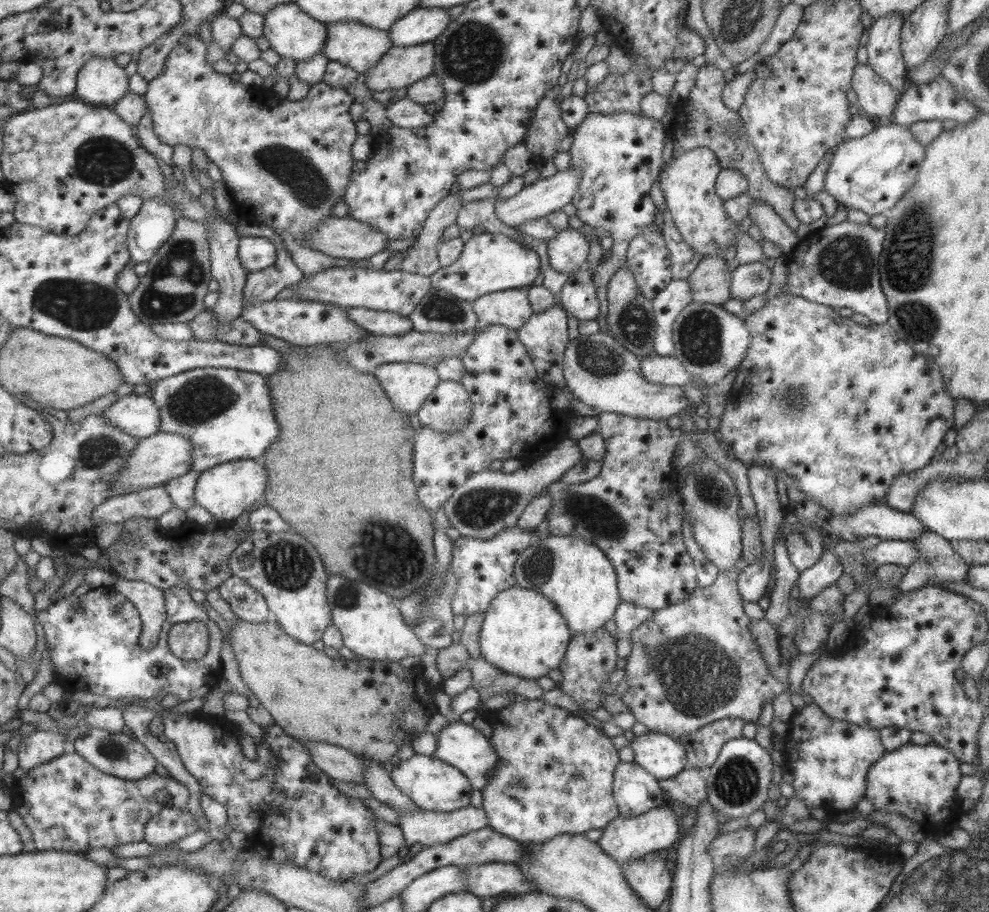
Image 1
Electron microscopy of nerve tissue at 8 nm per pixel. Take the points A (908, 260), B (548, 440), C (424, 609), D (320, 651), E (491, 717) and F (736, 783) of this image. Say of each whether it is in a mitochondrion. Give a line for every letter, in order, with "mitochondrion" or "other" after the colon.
A: mitochondrion
B: other
C: mitochondrion
D: other
E: other
F: mitochondrion

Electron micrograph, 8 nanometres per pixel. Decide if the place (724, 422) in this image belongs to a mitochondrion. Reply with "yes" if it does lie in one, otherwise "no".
no

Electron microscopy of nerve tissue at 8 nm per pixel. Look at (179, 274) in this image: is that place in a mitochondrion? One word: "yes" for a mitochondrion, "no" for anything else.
yes

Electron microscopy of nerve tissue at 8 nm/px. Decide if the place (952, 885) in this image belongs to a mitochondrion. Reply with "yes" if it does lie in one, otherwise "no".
yes

